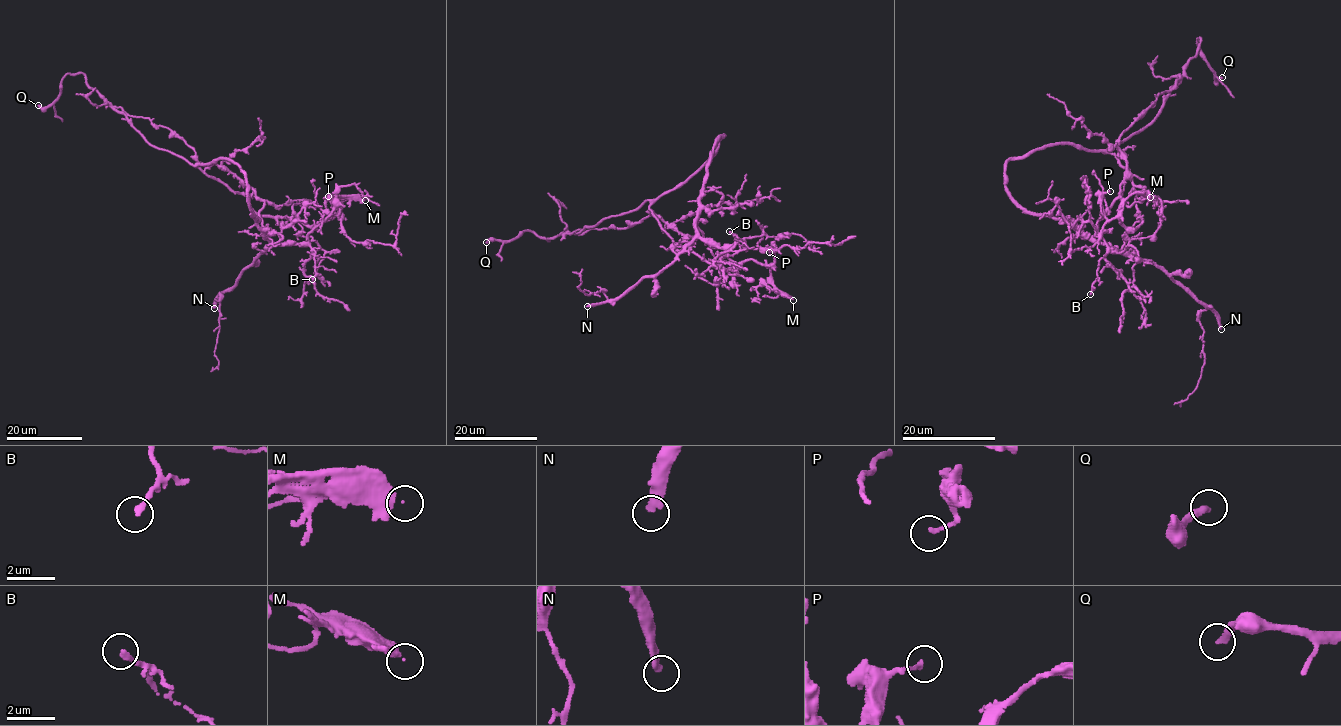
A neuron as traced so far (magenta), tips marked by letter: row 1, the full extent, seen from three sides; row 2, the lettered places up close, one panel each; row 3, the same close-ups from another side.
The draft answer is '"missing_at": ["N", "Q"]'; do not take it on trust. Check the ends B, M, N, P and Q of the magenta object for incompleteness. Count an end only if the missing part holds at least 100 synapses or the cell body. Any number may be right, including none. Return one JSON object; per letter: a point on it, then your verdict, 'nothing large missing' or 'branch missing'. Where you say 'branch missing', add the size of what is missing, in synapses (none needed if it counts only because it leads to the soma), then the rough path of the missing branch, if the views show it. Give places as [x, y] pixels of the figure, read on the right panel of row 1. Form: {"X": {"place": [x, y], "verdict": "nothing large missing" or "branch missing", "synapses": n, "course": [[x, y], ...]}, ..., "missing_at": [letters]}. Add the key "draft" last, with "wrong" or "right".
{"B": {"place": [1090, 294], "verdict": "nothing large missing"}, "M": {"place": [1150, 197], "verdict": "nothing large missing"}, "N": {"place": [1221, 329], "verdict": "branch missing", "synapses": 200}, "P": {"place": [1110, 191], "verdict": "nothing large missing"}, "Q": {"place": [1222, 77], "verdict": "branch missing", "synapses": 250}, "missing_at": ["N", "Q"], "draft": "right"}

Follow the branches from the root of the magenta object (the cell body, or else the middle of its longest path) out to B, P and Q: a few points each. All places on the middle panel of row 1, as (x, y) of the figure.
B: (671, 224), (683, 234), (702, 237), (697, 217), (698, 234), (718, 247), (736, 245), (739, 239), (729, 231)
P: (671, 224), (654, 215), (677, 249), (695, 251), (722, 269), (750, 259), (770, 265), (778, 250), (769, 252)
Q: (671, 224), (652, 212), (624, 228), (560, 233), (549, 240), (526, 231), (509, 240), (486, 242)

